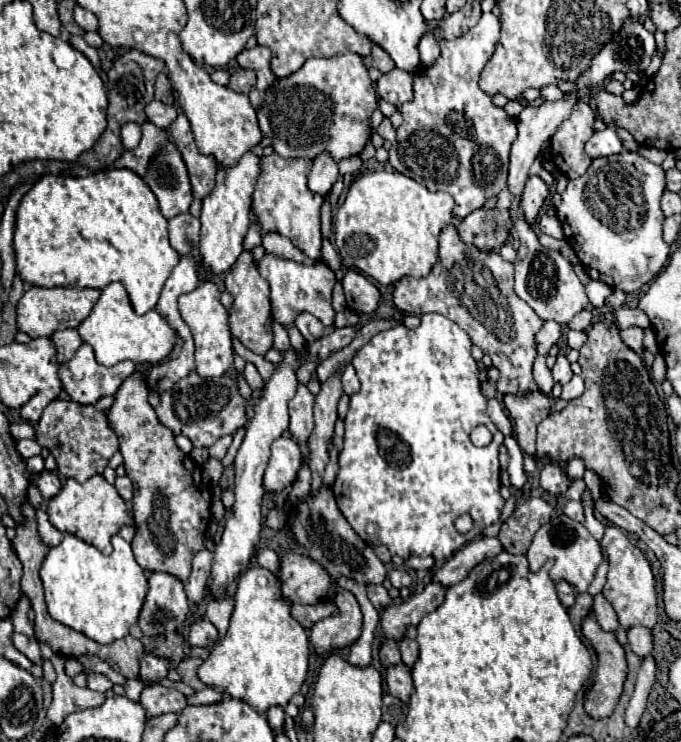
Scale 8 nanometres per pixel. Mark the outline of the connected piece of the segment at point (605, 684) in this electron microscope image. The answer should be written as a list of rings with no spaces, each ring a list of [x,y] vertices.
[[[586,615],[582,619],[582,633],[584,637],[590,641],[590,645],[594,647],[596,655],[598,655],[598,667],[596,667],[596,677],[594,677],[594,683],[590,687],[590,691],[586,693],[586,703],[584,703],[584,709],[600,719],[600,717],[608,717],[616,703],[618,703],[618,697],[622,693],[622,685],[624,685],[624,679],[626,679],[626,673],[628,673],[628,667],[626,667],[626,653],[624,653],[624,647],[620,645],[616,633],[612,631],[602,631],[602,627],[598,627],[598,621],[594,619],[594,615]]]

